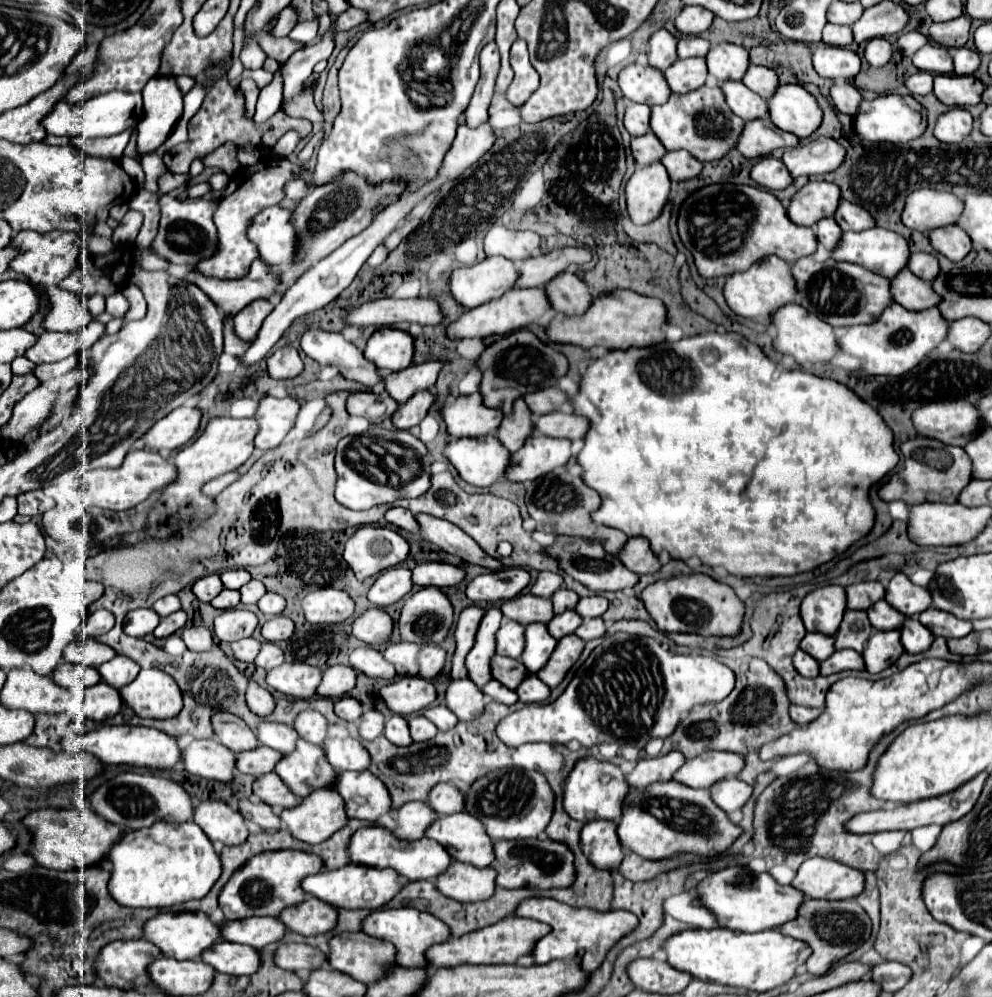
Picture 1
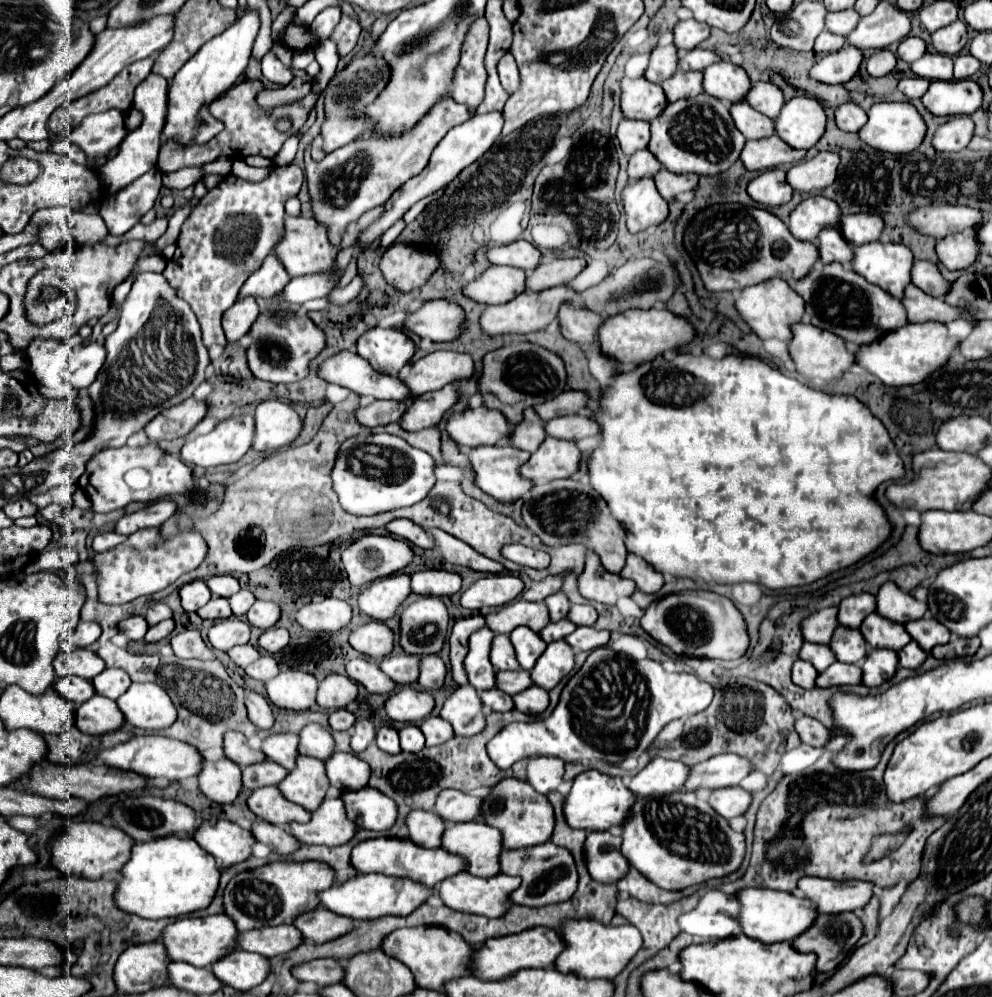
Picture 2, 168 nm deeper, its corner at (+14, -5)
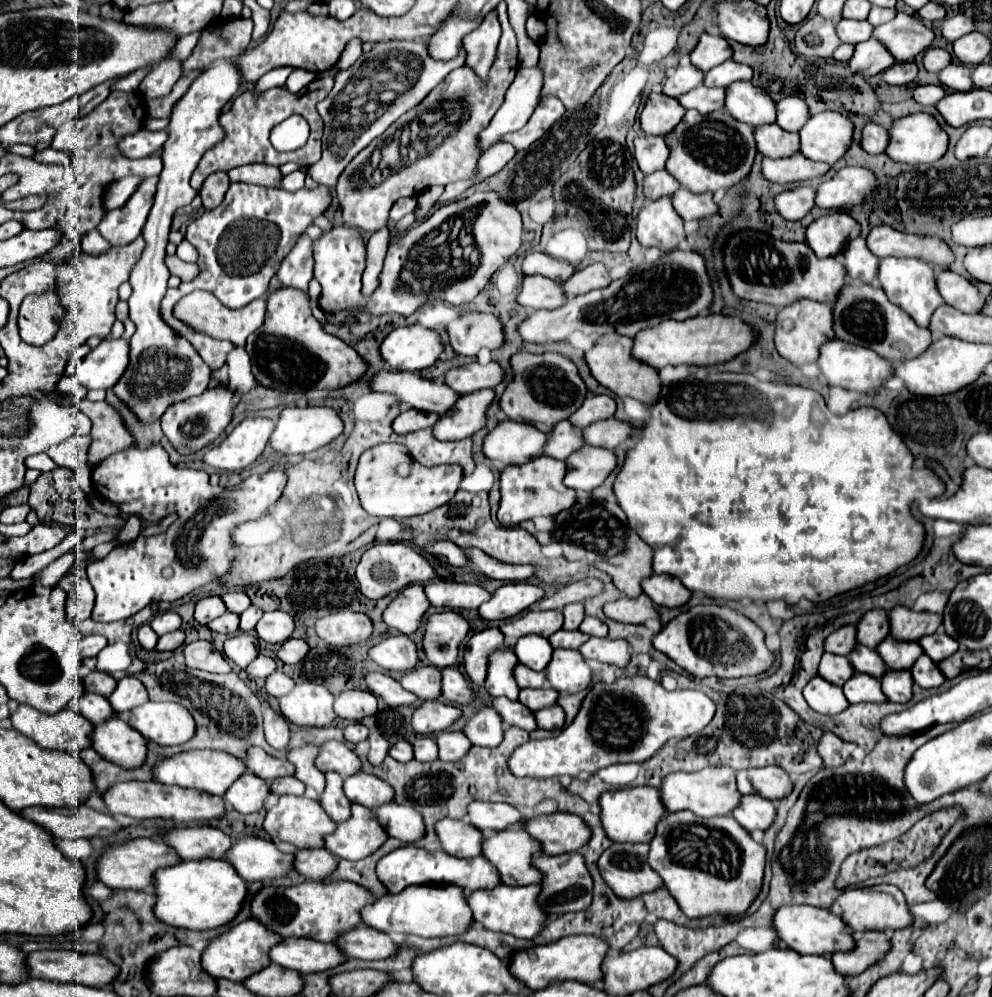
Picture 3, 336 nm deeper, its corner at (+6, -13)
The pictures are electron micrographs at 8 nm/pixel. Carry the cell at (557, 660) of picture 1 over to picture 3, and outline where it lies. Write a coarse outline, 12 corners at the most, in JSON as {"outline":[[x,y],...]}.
{"outline":[[554,650],[546,680],[554,690],[580,692],[592,670],[578,650]]}

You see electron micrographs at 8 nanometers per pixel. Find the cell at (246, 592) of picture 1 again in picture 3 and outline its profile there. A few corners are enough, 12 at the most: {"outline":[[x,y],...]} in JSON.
{"outline":[[256,606],[240,614],[240,630],[254,630],[262,616]]}

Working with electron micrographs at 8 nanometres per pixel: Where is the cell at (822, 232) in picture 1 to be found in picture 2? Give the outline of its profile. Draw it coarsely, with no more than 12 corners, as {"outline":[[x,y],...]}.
{"outline":[[838,228],[818,236],[824,264],[852,264],[852,246]]}

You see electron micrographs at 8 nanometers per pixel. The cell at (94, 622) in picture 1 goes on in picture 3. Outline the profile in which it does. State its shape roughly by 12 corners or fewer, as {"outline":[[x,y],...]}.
{"outline":[[84,636],[82,658],[98,656],[108,644],[104,636]]}

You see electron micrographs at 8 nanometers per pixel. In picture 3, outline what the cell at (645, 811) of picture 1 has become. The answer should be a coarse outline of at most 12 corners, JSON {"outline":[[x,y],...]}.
{"outline":[[666,812],[648,864],[688,918],[742,914],[766,848],[732,816]]}

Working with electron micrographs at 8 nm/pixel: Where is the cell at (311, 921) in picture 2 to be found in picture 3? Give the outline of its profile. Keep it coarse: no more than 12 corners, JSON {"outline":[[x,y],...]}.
{"outline":[[366,924],[334,942],[348,958],[382,960],[396,944]]}

